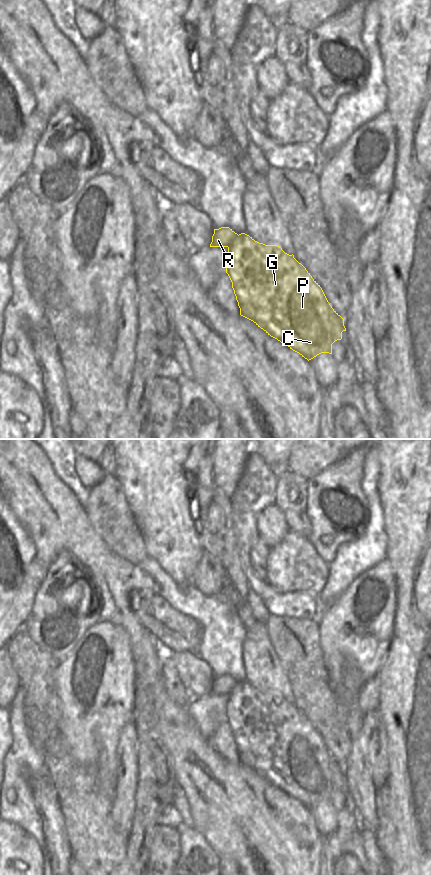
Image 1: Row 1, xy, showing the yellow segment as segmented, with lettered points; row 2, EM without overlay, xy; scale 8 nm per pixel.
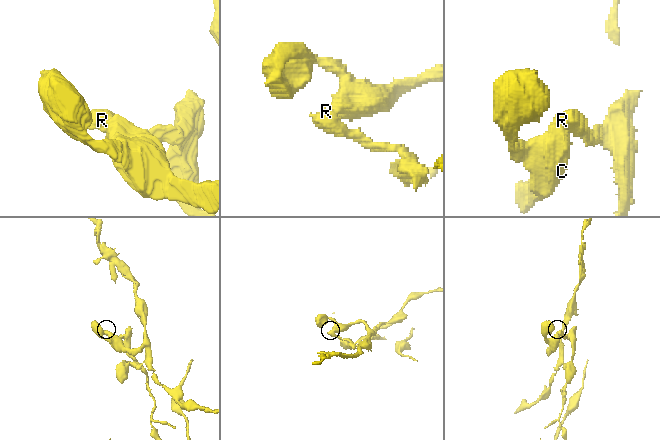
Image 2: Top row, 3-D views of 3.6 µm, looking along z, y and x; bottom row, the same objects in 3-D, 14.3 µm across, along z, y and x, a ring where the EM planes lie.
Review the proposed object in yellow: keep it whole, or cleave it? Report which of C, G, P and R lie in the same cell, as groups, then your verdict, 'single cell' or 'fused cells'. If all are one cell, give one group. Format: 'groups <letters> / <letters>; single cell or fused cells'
groups C G P / R; fused cells

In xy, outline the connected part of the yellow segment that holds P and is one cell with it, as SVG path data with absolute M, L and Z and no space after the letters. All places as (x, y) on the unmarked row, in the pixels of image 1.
M241 681L234 687L232 692L228 695L228 704L226 706L226 712L226 721L228 722L232 730L232 736L236 744L238 754L240 756L241 764L253 769L268 783L287 793L290 797L299 801L308 809L321 801L332 802L332 792L337 788L341 788L342 780L346 779L346 776L344 774L344 767L332 756L320 733L312 726L306 716L294 706L293 702L289 703L285 701L282 696L277 693L265 693L263 691L259 691L249 683Z

